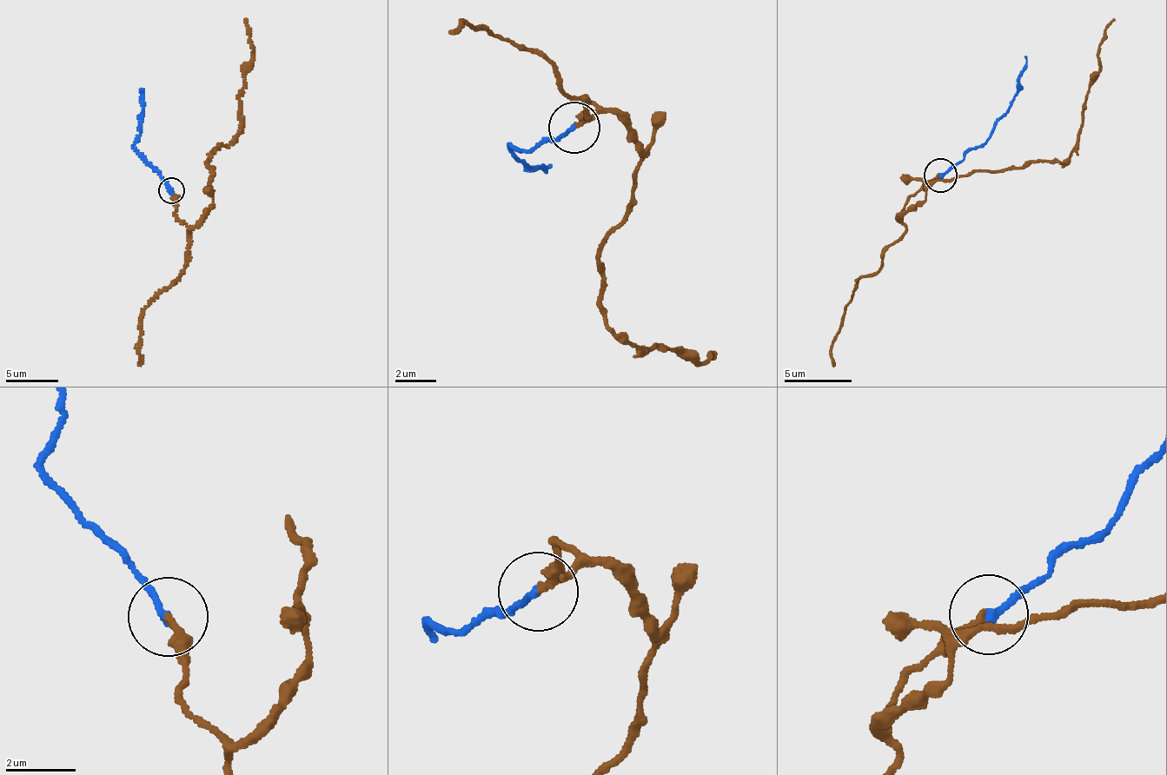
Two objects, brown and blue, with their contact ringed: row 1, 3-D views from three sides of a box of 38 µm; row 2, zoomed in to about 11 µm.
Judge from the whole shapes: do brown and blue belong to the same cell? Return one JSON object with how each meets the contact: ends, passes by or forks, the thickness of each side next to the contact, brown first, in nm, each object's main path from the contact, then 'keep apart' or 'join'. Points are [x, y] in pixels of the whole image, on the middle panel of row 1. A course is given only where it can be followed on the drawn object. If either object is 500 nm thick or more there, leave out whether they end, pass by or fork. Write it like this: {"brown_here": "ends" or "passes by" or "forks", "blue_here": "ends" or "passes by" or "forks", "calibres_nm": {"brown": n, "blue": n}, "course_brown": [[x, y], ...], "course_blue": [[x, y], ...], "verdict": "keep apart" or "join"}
{"brown_here": "ends", "blue_here": "ends", "calibres_nm": {"brown": 240, "blue": 220}, "course_brown": [[574, 124], [584, 102], [610, 109], [648, 153], [599, 266], [599, 313], [639, 351], [661, 341], [710, 361]], "course_blue": [[574, 129], [523, 151], [508, 151], [531, 168], [548, 162]], "verdict": "join"}

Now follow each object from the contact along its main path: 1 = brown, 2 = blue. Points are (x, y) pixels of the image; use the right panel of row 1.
1: (938, 175), (898, 219), (935, 182), (1067, 160), (1099, 69), (1102, 34), (1116, 20)
2: (941, 176), (987, 142), (1016, 95), (1024, 55)

